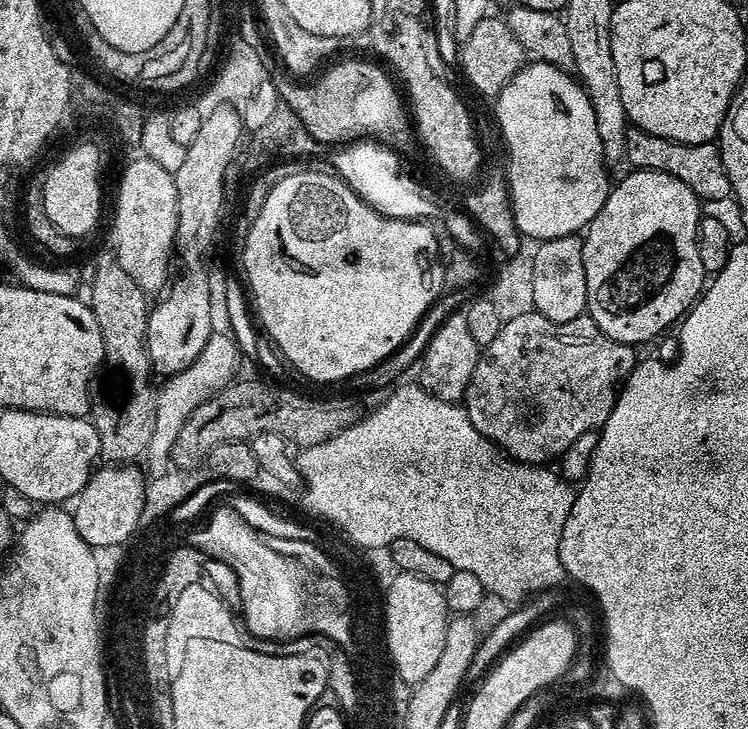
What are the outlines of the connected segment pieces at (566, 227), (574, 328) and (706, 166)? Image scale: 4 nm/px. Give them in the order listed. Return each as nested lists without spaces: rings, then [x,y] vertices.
[[[543,62],[525,63],[495,97],[496,120],[508,147],[506,179],[521,237],[536,242],[577,235],[602,210],[610,191],[594,106],[584,89],[565,69]]]
[[[533,310],[516,318],[503,321],[501,329],[498,330],[498,336],[483,349],[480,361],[474,366],[474,374],[470,378],[468,389],[464,391],[462,406],[468,412],[470,422],[474,422],[474,430],[478,430],[478,434],[490,438],[490,442],[498,445],[500,451],[505,452],[509,458],[518,460],[521,464],[539,464],[544,466],[559,458],[580,435],[587,432],[596,432],[603,428],[606,418],[610,418],[610,410],[614,410],[617,395],[624,381],[627,380],[629,374],[631,374],[633,368],[638,363],[636,352],[637,349],[633,345],[623,344],[617,340],[610,339],[592,321],[592,317],[587,314],[574,318],[570,322],[559,324],[558,322],[550,322],[550,318],[542,318],[542,314],[538,314]]]
[[[629,127],[625,134],[625,152],[623,159],[632,163],[636,170],[654,170],[662,174],[670,174],[678,178],[678,182],[686,182],[690,190],[700,201],[727,200],[732,196],[730,178],[726,174],[726,166],[722,166],[722,154],[715,143],[683,144],[666,138],[658,138],[641,128]]]

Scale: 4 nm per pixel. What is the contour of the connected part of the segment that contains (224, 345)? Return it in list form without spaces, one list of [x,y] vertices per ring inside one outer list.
[[[214,334],[206,342],[202,354],[198,354],[198,358],[194,358],[194,362],[186,366],[186,370],[175,372],[173,376],[163,381],[164,385],[161,388],[155,389],[157,414],[155,415],[154,434],[150,438],[146,451],[147,459],[158,462],[166,454],[172,455],[172,447],[178,438],[178,430],[186,422],[186,418],[190,418],[193,410],[202,406],[202,402],[209,400],[214,393],[221,392],[222,389],[233,383],[240,359],[242,359],[242,353],[236,347],[236,342],[231,335]]]

